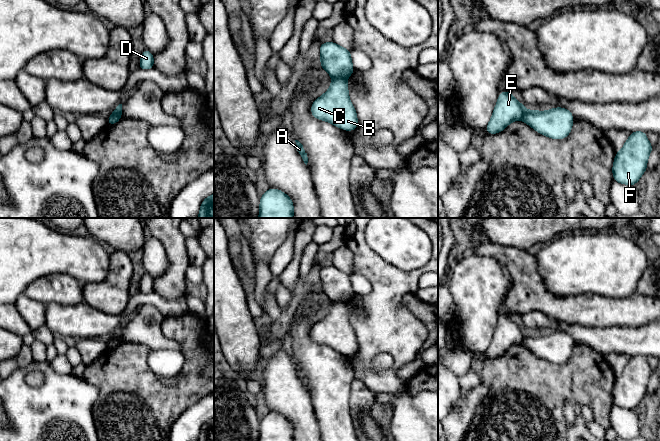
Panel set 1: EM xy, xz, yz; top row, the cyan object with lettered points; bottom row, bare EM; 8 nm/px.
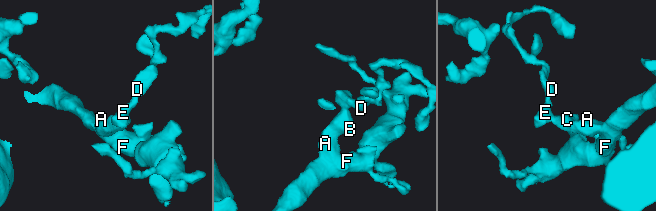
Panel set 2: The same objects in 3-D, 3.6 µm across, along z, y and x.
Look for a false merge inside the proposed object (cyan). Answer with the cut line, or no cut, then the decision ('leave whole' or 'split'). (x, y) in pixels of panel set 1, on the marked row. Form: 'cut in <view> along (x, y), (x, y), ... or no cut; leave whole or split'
cut in xz along (332, 77), (345, 79); split

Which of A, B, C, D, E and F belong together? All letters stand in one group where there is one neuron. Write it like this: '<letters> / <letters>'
A B C F / D E

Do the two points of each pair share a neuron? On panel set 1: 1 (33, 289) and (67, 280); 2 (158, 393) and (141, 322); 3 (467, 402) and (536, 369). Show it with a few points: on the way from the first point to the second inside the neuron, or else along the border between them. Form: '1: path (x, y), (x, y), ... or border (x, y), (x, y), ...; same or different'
1: path (43, 292), (60, 293), (63, 290); same
2: border (124, 341), (145, 344), (152, 349); different
3: border (481, 382), (488, 387), (488, 393), (474, 412); different

